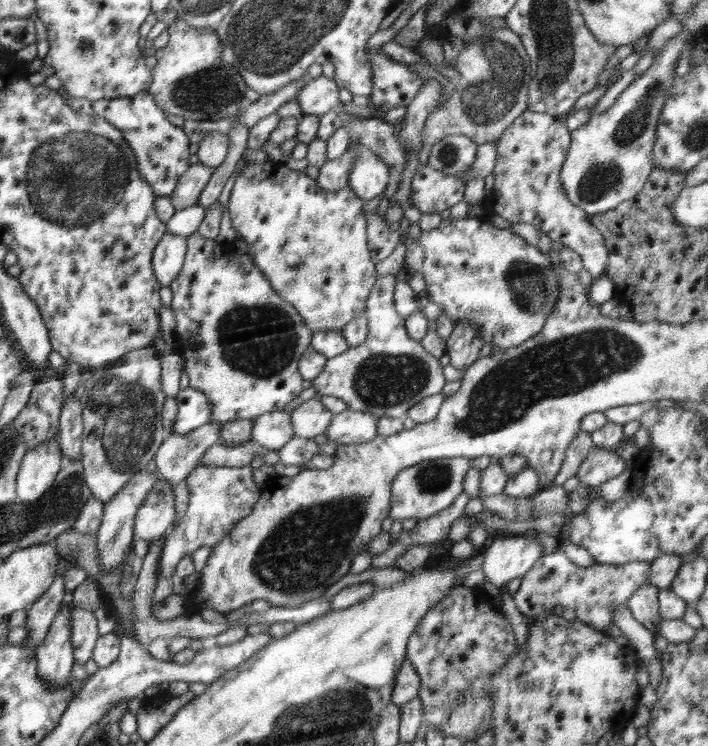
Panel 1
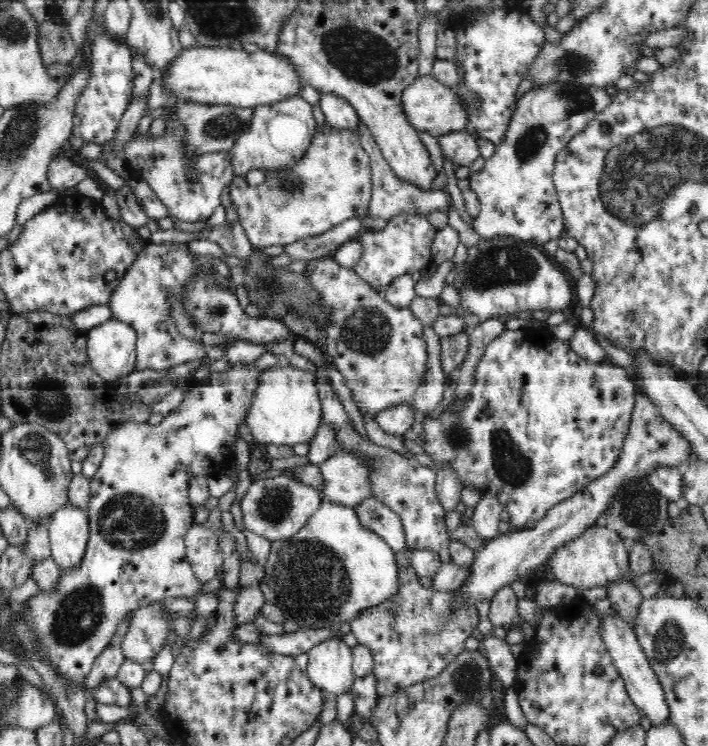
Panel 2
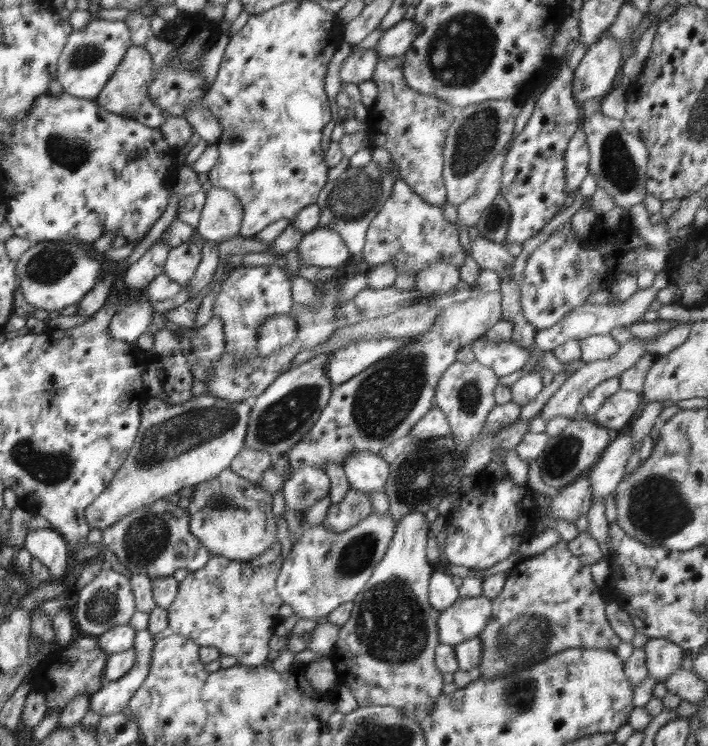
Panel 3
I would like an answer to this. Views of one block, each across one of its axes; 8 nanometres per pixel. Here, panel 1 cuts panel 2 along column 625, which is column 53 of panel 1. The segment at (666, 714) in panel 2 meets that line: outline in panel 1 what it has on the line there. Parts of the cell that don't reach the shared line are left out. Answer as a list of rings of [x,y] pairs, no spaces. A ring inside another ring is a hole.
[[[62,604],[58,615],[50,623],[46,638],[35,650],[36,675],[46,679],[50,687],[62,687],[71,681],[70,672],[74,664],[74,650],[70,641],[70,614],[74,605]]]

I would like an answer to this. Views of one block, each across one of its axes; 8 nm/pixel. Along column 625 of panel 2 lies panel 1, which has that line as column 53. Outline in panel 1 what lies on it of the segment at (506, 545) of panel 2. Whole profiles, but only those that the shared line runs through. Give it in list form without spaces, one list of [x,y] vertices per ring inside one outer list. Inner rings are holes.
[[[48,440],[26,451],[17,474],[17,500],[25,506],[38,505],[64,466],[58,441]]]

